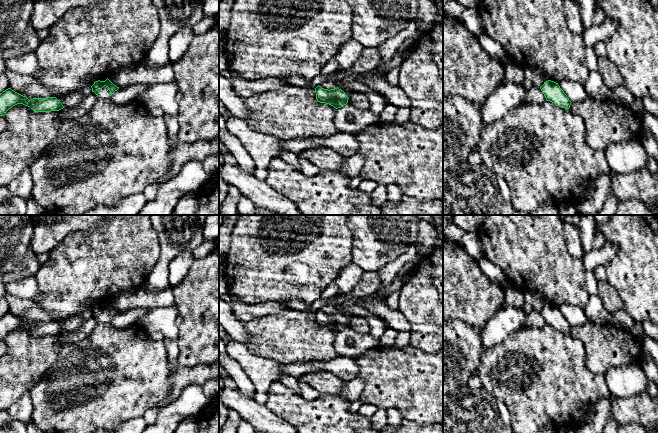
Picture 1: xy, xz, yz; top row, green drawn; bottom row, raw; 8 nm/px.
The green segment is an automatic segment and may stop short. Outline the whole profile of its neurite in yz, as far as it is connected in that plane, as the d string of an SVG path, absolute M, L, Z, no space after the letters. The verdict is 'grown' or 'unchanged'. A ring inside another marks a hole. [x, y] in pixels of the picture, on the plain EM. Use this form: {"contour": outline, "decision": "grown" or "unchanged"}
{"contour": "M548 304L540 311L547 325L561 332L569 333L572 326L583 325L588 319L585 311L573 305L556 307Z", "decision": "grown"}

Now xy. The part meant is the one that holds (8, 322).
{"contour": "M8 312L0 318L0 340L4 340L10 332L17 328L28 330L35 336L59 335L64 332L56 321L33 322L29 324L26 320Z", "decision": "unchanged"}

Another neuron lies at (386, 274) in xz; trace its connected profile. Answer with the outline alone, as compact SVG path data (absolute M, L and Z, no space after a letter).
M412 244L404 253L399 255L393 262L387 264L383 268L378 271L378 275L380 278L380 288L387 288L402 267L408 262L414 260L418 256L418 250L415 244Z

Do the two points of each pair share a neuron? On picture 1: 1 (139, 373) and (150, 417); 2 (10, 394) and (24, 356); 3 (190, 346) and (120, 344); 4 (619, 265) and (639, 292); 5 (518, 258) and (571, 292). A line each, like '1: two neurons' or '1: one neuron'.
1: two neurons
2: one neuron
3: two neurons
4: one neuron
5: one neuron

